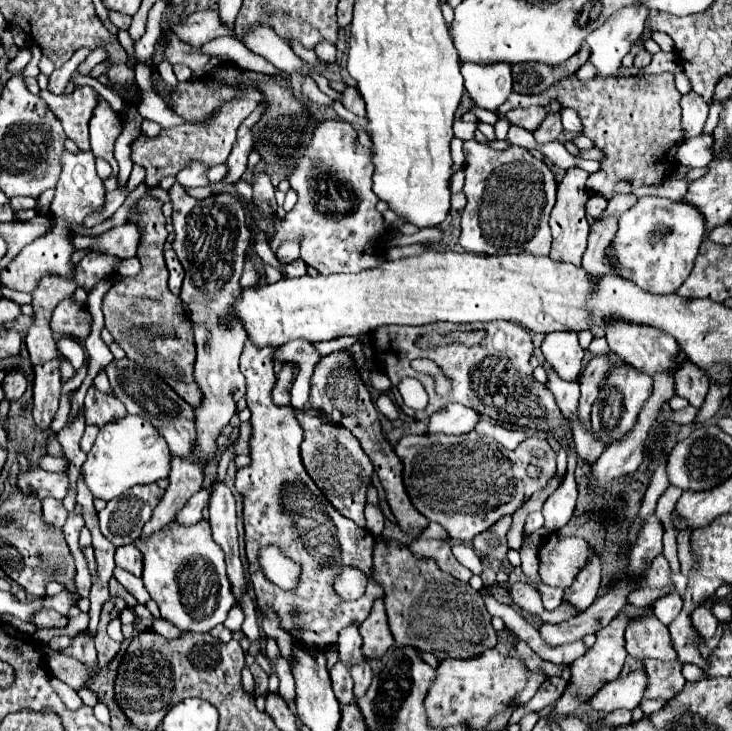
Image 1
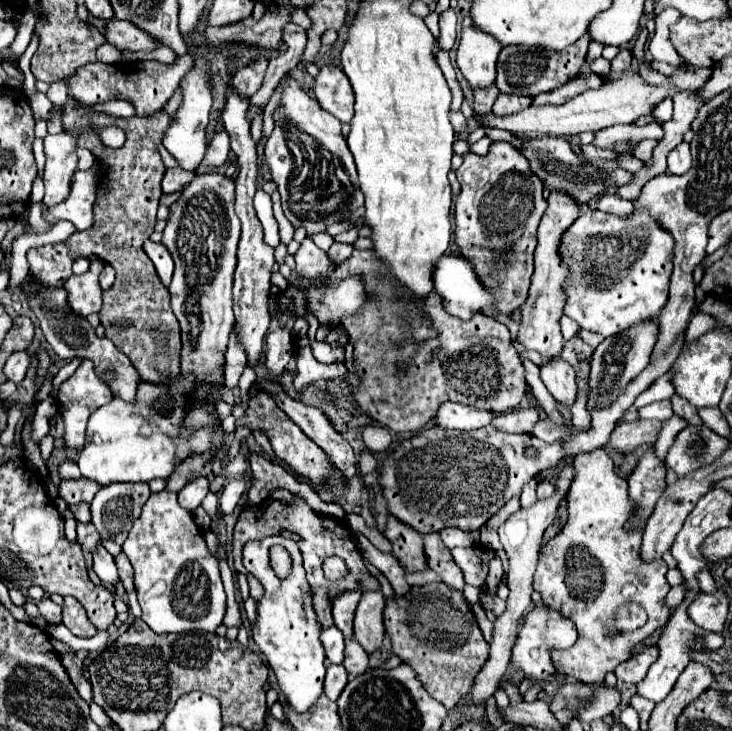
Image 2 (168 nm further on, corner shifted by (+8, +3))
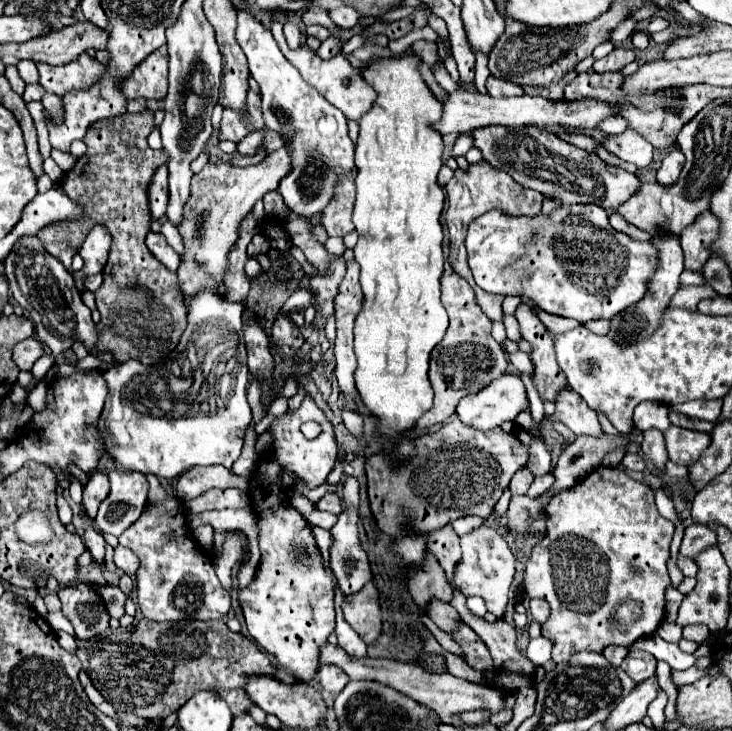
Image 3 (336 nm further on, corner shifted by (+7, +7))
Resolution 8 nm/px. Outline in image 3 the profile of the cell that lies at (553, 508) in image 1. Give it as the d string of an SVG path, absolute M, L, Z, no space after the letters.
M548 473L548 475L542 475L542 477L536 477L534 479L534 483L530 485L530 489L528 489L528 497L540 497L540 495L544 495L546 491L550 491L550 487L554 485L554 475L552 473Z

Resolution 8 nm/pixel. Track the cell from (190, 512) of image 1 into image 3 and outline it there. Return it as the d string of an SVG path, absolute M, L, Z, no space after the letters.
M210 465L210 467L192 467L190 471L182 473L178 477L176 483L176 497L184 503L190 501L198 495L202 495L204 491L218 487L218 489L226 489L226 487L236 487L244 493L248 493L248 477L234 477L226 467L222 465Z

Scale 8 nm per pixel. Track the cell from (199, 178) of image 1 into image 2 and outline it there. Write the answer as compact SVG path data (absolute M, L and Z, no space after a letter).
M221 131L213 139L211 147L207 147L207 153L205 153L205 159L199 165L199 171L223 167L227 163L227 153L229 153L229 135L225 131Z

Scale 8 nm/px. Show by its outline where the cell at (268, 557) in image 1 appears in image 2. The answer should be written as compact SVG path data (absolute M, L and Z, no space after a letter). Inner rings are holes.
M265 537L261 541L249 541L243 547L243 565L245 569L259 579L265 587L265 595L257 601L257 623L253 627L253 639L261 653L265 653L279 687L287 699L287 703L297 713L305 713L317 703L323 695L323 679L325 679L325 651L319 641L321 627L315 619L315 611L311 605L311 589L305 579L303 557L299 547L285 537ZM271 545L283 545L293 557L293 569L287 579L279 579L269 563Z

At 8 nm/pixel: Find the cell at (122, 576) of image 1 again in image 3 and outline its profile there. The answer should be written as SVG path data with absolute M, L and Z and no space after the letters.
M86 527L82 531L82 541L88 547L88 551L94 555L94 559L98 559L100 563L104 561L104 537L100 531L96 531L94 527Z

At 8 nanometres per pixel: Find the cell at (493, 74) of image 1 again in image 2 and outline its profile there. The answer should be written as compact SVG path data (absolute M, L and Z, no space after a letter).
M475 27L461 31L457 49L457 67L461 75L473 89L487 89L495 85L497 77L497 55L501 53L501 43L491 35Z

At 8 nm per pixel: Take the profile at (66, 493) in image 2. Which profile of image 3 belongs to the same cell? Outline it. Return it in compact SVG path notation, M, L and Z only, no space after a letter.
M92 471L90 473L90 481L84 487L84 495L82 495L82 505L88 511L88 517L94 519L98 513L98 505L106 499L106 495L110 493L110 483L108 477L100 471Z

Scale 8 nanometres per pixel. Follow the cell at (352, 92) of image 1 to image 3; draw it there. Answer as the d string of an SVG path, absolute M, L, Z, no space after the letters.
M282 41L282 43L278 43L278 45L280 45L284 57L300 71L302 79L304 79L306 83L310 83L310 85L312 85L324 99L328 99L334 107L338 107L338 109L346 115L346 119L358 121L358 119L374 105L376 91L362 79L362 73L360 73L358 69L354 69L342 53L336 55L336 57L332 57L332 59L328 59L328 61L324 61L324 59L320 59L320 57L318 57L312 49L308 49L308 47L300 47L300 49L292 51L292 49L286 45L286 41Z

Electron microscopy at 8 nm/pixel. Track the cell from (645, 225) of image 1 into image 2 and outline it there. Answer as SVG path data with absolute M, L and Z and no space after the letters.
M597 209L581 213L565 233L561 249L571 267L565 315L575 319L581 329L603 337L613 337L633 325L655 319L669 293L673 251L673 235L649 211L633 209L627 217Z

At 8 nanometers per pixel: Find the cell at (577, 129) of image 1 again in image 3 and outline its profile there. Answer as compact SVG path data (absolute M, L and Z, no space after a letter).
M624 131L620 135L608 135L604 141L604 147L620 157L622 161L628 161L636 165L636 169L644 169L652 163L652 145L640 135L634 135L634 131Z

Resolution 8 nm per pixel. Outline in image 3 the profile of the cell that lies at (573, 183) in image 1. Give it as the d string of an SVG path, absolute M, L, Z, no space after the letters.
M522 303L514 317L520 323L520 335L524 341L530 343L530 359L534 363L532 383L542 401L556 401L558 393L568 387L566 377L562 375L556 355L554 355L554 341L548 329L542 325L538 315L530 309L530 305Z

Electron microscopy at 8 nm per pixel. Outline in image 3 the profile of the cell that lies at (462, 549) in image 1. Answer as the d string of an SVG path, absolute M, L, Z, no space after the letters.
M482 525L462 535L460 545L462 545L462 559L454 569L452 585L458 591L462 591L462 595L466 597L472 597L472 595L482 597L486 601L488 611L496 619L504 619L506 605L508 605L508 587L514 577L514 555L510 547L506 545L504 537L494 527L488 527L488 525Z

